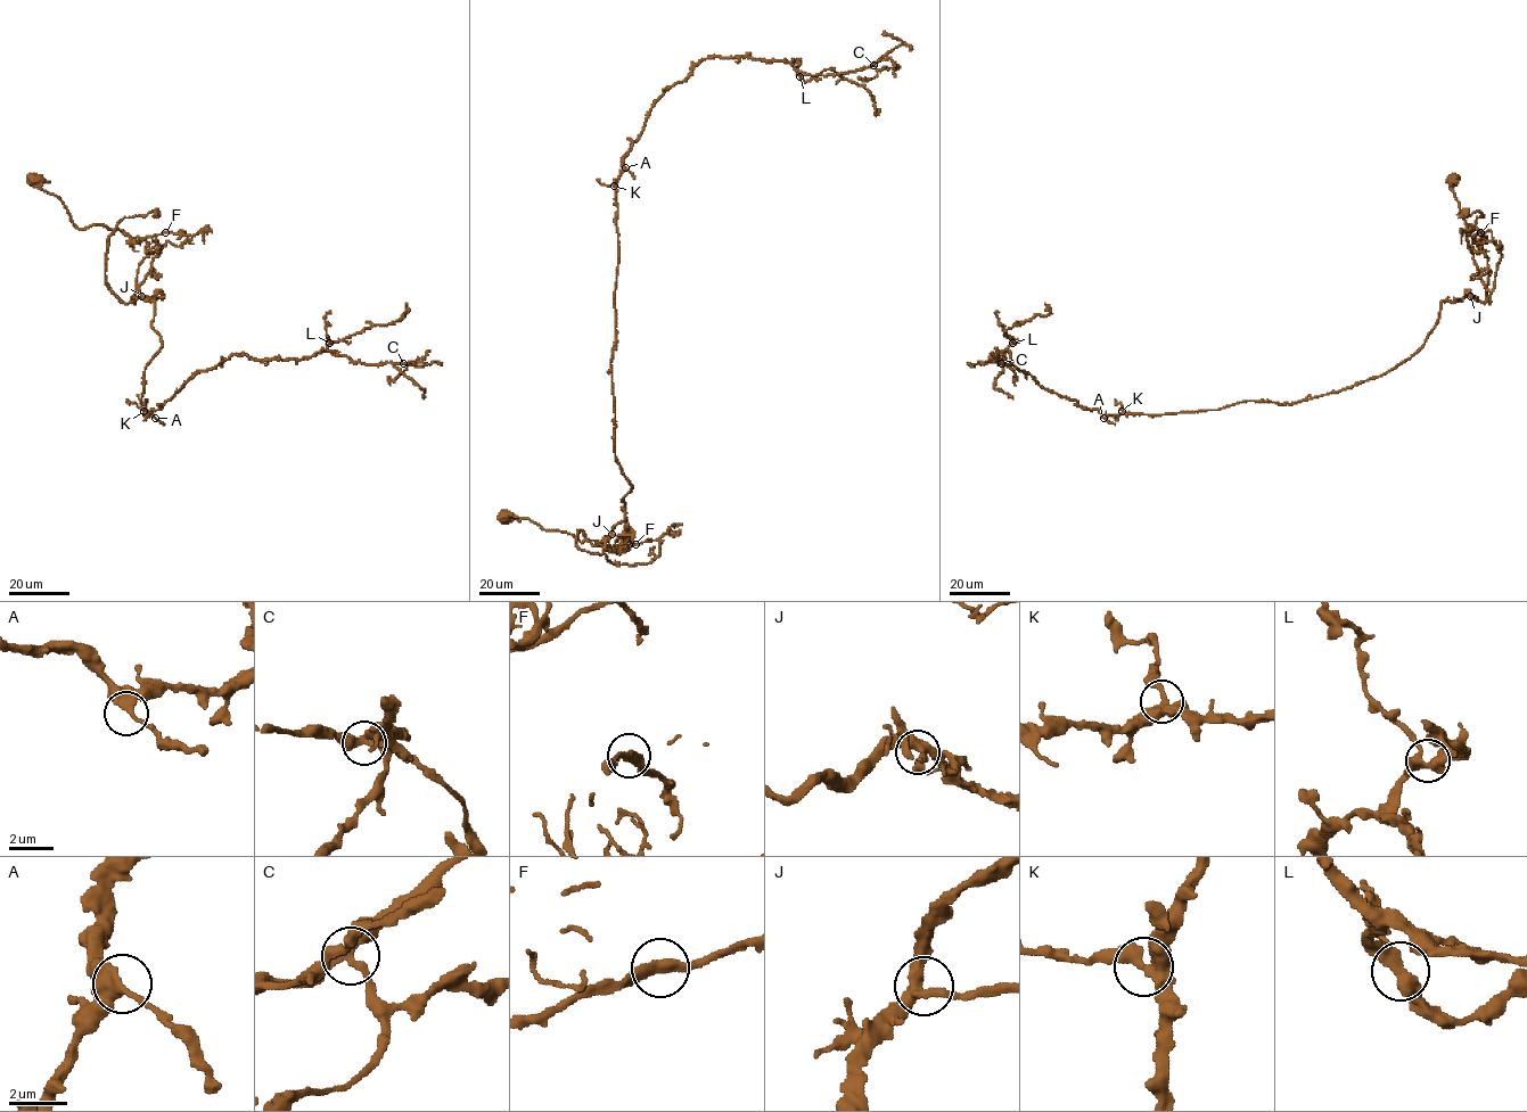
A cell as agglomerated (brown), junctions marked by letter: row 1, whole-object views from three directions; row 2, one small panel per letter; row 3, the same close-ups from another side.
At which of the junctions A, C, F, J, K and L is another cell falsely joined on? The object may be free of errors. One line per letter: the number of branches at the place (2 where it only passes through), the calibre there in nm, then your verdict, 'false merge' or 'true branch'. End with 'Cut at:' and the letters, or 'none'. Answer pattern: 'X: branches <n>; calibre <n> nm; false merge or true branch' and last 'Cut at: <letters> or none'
A: branches 2; calibre 360 nm; true branch
C: branches 3; calibre 320 nm; true branch
F: branches 2; calibre 360 nm; true branch
J: branches 3; calibre 400 nm; true branch
K: branches 3; calibre 320 nm; true branch
L: branches 3; calibre 400 nm; true branch
Cut at: none

